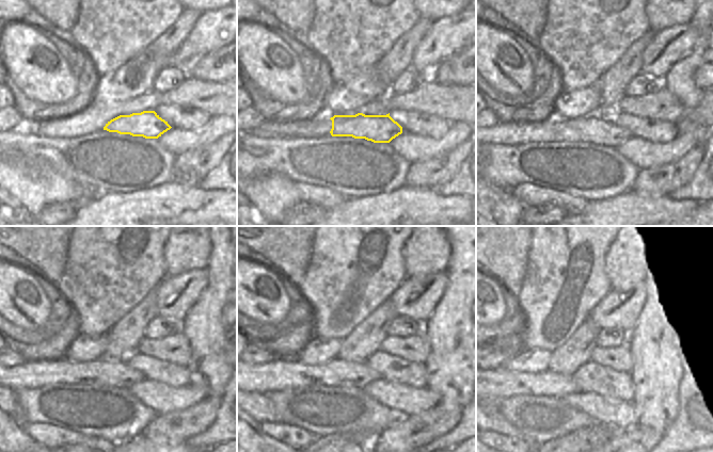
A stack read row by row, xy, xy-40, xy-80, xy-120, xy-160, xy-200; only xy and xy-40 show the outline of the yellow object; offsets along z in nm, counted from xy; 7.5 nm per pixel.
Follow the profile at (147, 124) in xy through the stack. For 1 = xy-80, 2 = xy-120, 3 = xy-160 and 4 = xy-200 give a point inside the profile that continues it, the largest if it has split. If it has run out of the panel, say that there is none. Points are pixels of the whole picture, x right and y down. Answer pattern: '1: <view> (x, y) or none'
1: xy-80 (596, 129)
2: xy-120 (119, 373)
3: xy-160 (344, 373)
4: xy-200 (591, 377)

